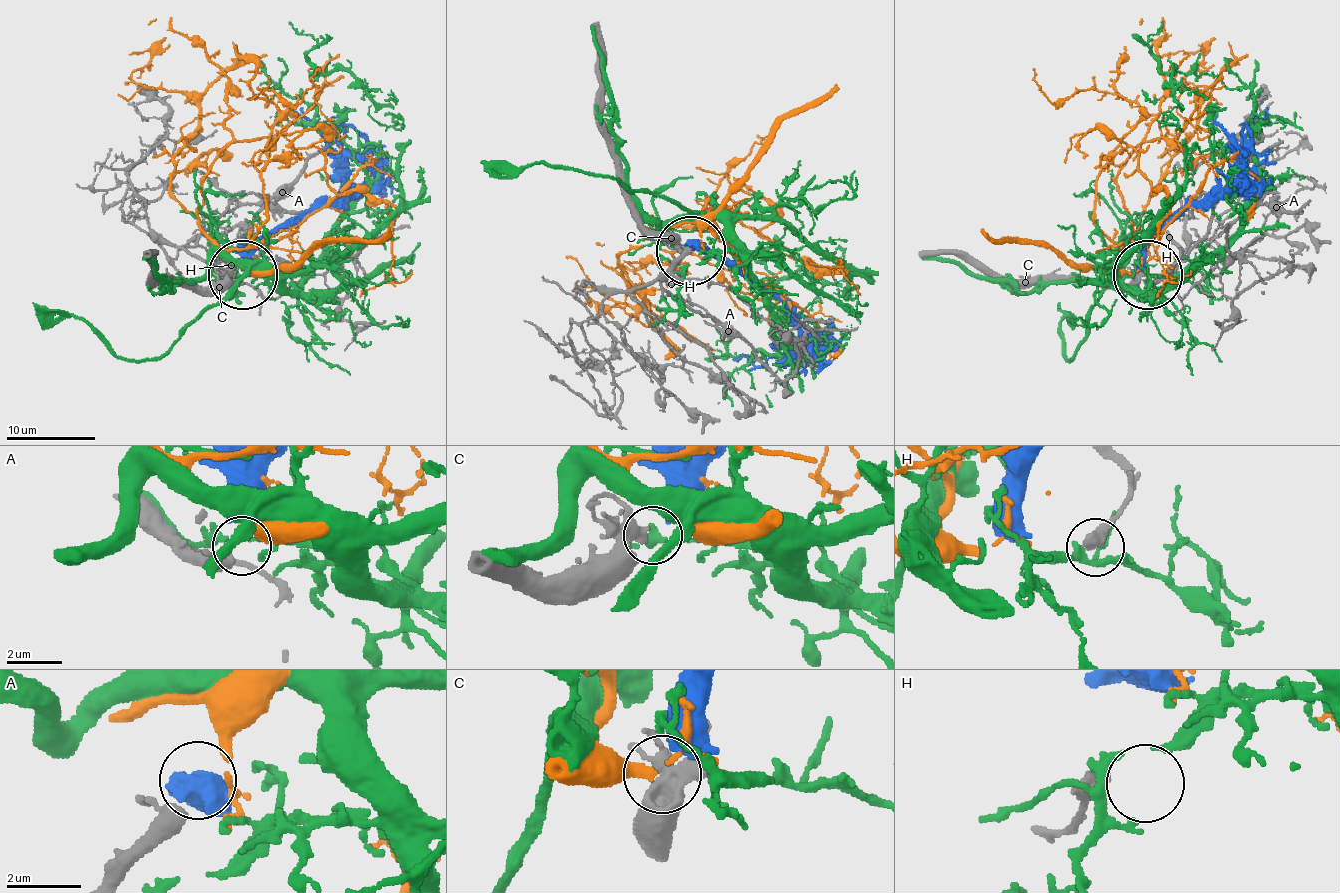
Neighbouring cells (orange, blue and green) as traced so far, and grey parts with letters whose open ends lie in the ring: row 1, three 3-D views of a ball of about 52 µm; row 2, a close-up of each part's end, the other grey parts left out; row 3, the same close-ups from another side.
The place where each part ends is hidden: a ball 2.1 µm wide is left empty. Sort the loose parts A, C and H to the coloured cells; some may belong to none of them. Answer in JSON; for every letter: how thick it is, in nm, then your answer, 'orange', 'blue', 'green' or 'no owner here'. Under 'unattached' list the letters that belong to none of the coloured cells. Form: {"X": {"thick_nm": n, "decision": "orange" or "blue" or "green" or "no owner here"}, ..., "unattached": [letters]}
{"A": {"thick_nm": 500, "decision": "orange"}, "C": {"thick_nm": 400, "decision": "blue"}, "H": {"thick_nm": 500, "decision": "no owner here"}, "unattached": ["H"]}

